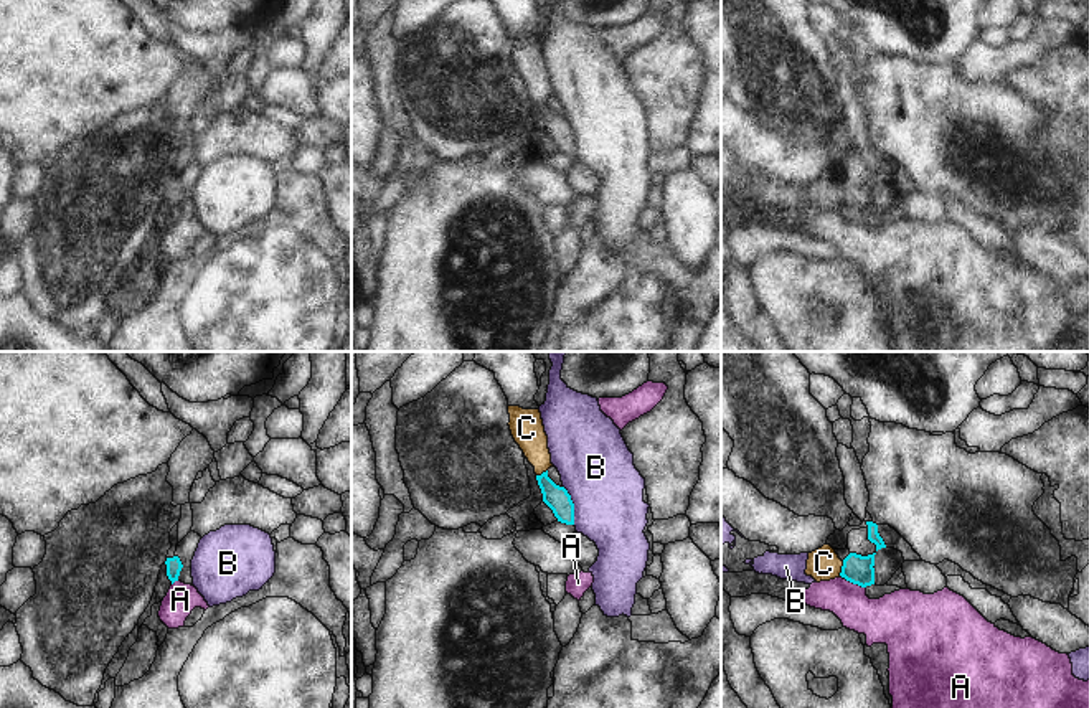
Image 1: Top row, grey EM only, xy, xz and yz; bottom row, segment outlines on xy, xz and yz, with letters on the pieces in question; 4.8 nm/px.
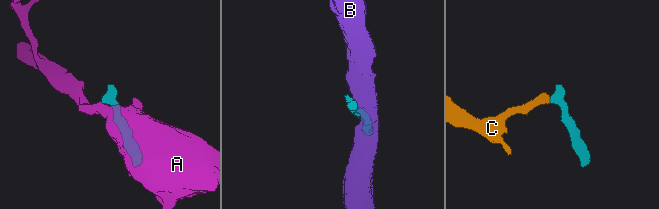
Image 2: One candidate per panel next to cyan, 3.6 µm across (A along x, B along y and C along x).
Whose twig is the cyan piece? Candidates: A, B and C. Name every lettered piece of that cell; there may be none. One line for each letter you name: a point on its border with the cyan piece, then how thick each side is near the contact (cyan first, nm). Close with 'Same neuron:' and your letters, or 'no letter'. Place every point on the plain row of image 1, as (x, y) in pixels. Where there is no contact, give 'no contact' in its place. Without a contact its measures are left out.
C: contact yz (842, 198); calibres 140 and 160 nm
Same neuron: C

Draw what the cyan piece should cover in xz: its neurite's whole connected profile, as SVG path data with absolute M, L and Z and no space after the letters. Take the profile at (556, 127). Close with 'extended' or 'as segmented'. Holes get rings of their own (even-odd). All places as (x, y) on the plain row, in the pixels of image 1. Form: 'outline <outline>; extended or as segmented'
outline M508 36L510 61L515 73L535 97L536 111L543 124L543 132L553 140L558 152L574 155L574 134L564 117L556 116L548 107L553 97L540 40L523 40Z; extended

